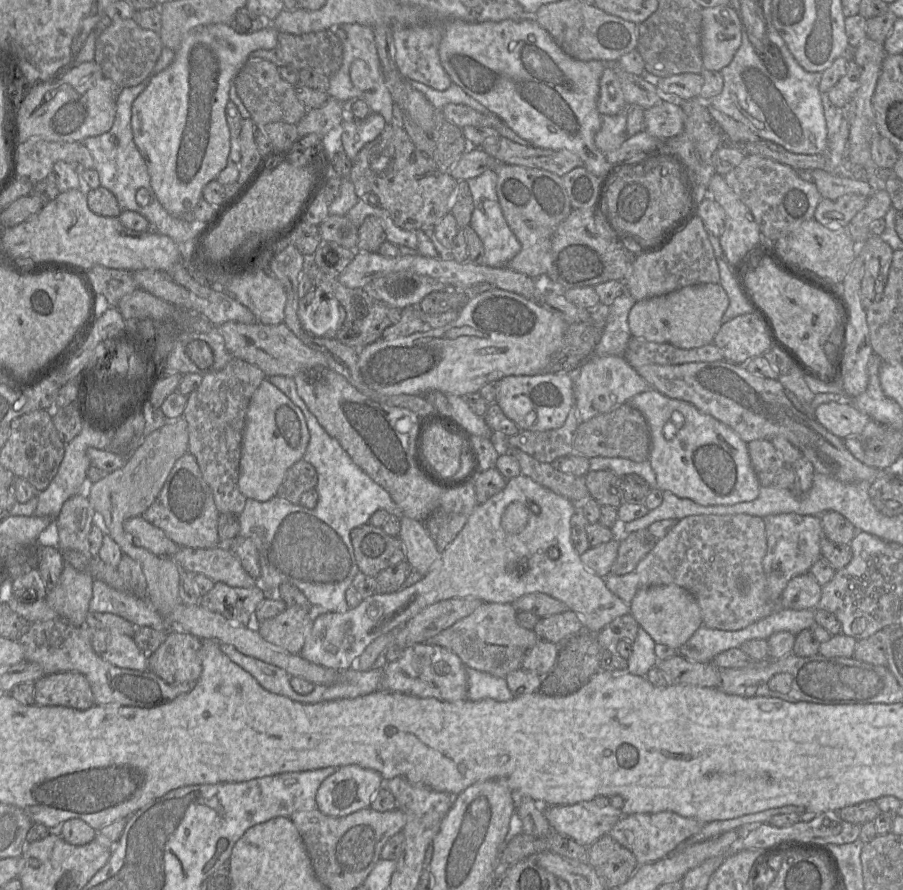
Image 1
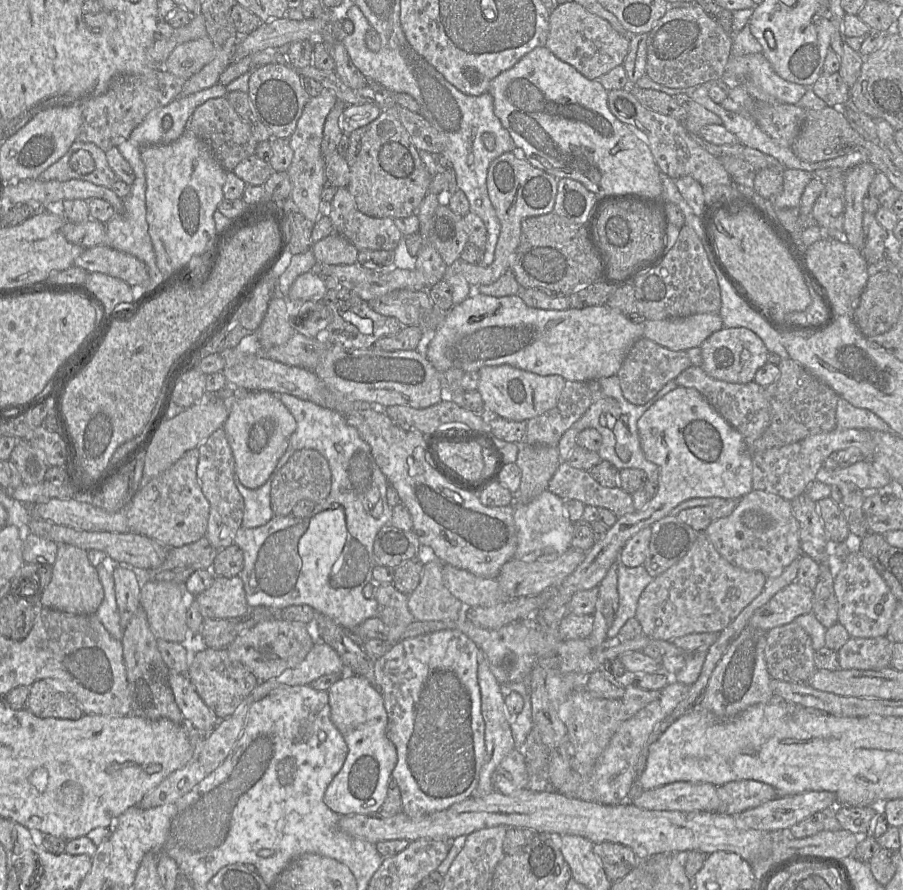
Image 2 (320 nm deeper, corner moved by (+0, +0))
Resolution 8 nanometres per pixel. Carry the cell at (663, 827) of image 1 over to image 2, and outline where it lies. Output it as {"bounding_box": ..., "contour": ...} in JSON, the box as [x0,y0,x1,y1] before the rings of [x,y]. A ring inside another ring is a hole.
{"bounding_box":[716,780,777,816],"contour":[[[755,780],[731,781],[716,787],[716,792],[721,801],[718,812],[730,816],[736,816],[777,797],[772,786]]]}

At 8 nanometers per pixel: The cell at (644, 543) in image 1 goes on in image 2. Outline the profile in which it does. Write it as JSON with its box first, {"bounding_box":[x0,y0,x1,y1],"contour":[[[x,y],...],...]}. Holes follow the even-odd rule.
{"bounding_box":[643,516,698,578],"contour":[[[666,516],[650,526],[651,537],[643,566],[655,578],[682,559],[698,532],[680,522],[676,516]]]}

